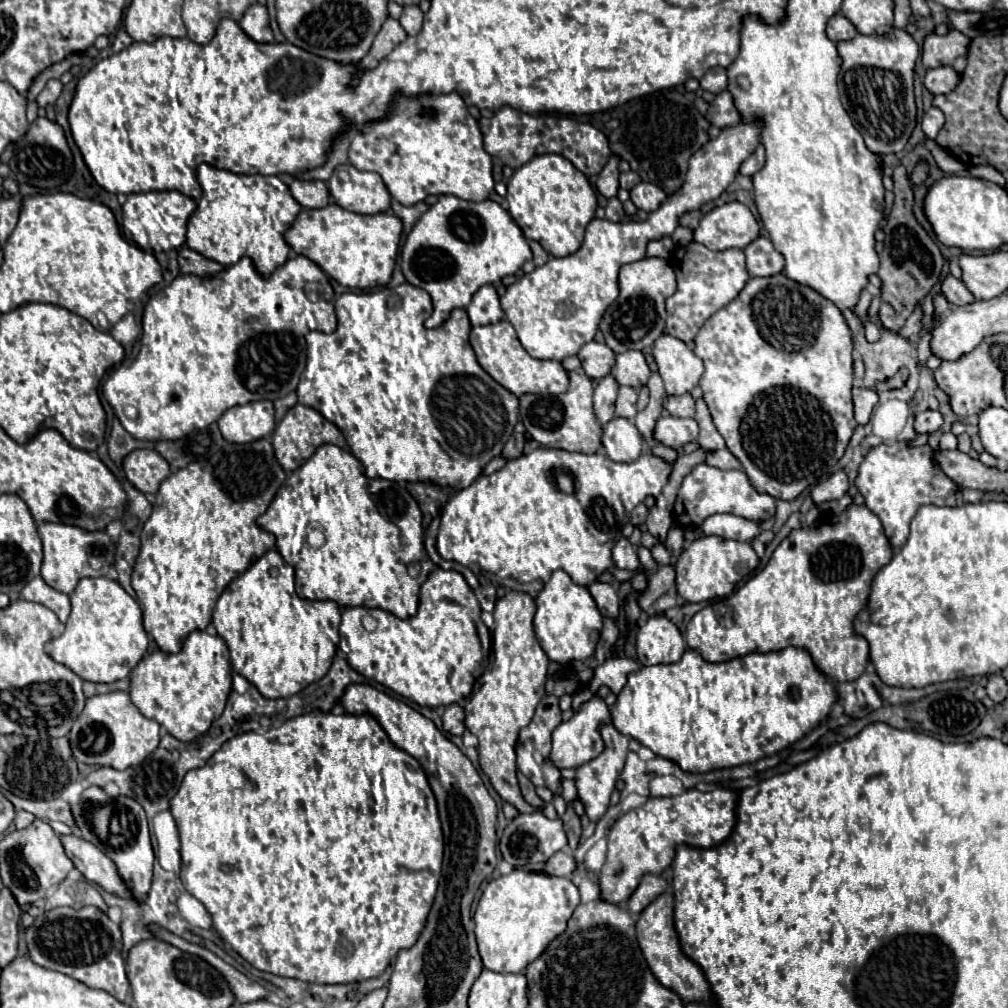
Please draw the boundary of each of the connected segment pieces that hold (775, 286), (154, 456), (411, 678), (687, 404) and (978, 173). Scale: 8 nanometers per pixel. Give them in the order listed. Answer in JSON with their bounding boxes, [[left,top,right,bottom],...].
[[695,273,853,501],[123,449,169,493],[338,567,489,707],[665,393,695,417],[969,165,1005,187]]

